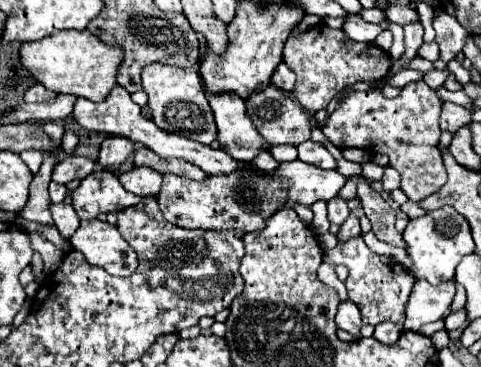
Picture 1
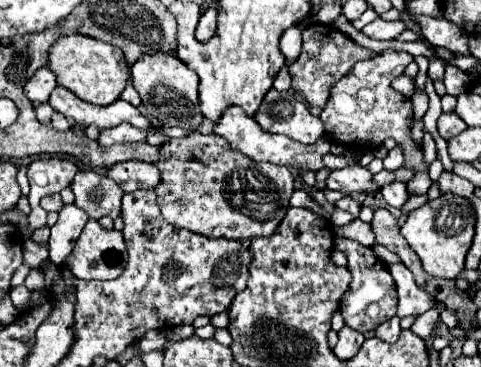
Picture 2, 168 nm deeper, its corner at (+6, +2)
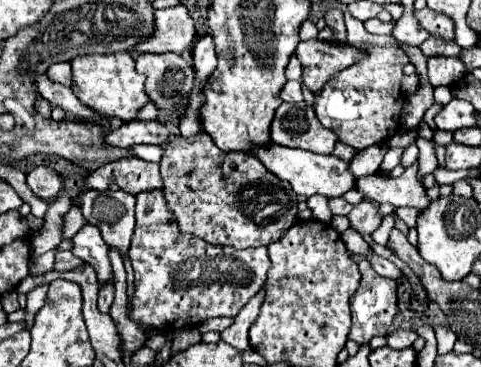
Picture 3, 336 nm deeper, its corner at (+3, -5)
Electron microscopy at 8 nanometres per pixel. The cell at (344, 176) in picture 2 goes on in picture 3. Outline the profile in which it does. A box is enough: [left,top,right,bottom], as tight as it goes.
[356,163,430,211]

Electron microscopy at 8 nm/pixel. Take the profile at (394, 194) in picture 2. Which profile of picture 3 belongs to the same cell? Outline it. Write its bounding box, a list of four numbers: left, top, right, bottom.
[396,207,418,227]

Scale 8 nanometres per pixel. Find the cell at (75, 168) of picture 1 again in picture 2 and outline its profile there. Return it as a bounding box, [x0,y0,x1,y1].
[27,158,77,228]

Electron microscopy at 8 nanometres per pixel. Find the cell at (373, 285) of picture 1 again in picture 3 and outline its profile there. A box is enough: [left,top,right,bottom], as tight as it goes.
[348,261,398,345]

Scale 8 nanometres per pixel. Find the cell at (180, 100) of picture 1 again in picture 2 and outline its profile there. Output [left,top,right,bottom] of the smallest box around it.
[131,54,203,130]

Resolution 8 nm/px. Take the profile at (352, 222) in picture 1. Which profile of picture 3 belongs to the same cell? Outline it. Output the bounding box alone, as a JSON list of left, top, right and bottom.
[328,197,352,215]

